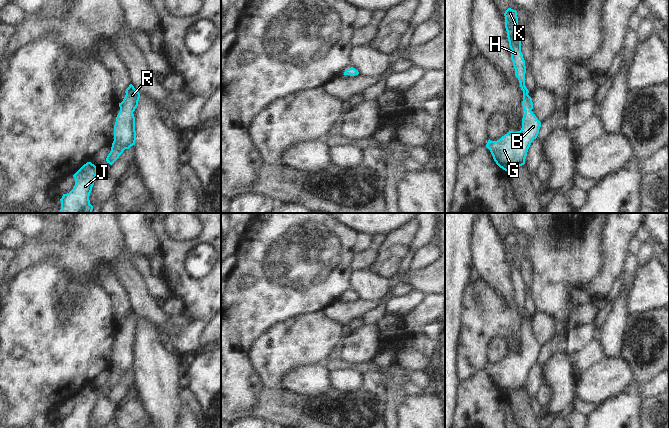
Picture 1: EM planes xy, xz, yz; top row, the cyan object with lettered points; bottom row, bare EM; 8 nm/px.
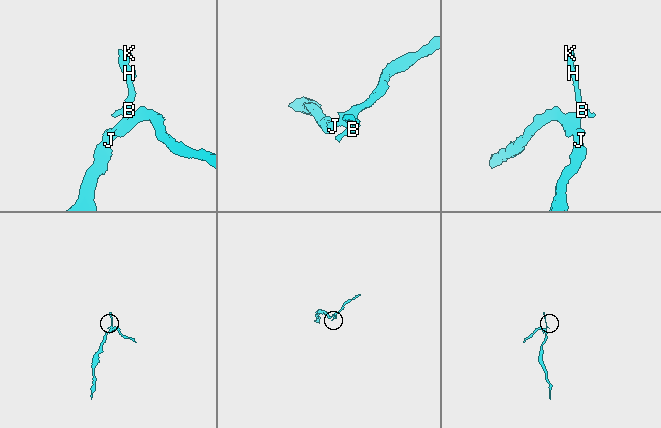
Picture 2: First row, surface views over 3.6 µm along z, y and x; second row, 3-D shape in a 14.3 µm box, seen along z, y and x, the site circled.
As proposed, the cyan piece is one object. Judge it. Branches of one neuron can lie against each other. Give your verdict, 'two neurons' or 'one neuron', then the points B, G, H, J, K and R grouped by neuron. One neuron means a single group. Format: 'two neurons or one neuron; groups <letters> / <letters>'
one neuron; groups B G H J K R

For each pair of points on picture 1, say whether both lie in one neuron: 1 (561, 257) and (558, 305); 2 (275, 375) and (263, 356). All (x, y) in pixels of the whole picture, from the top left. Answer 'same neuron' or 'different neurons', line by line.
1: same neuron
2: same neuron

